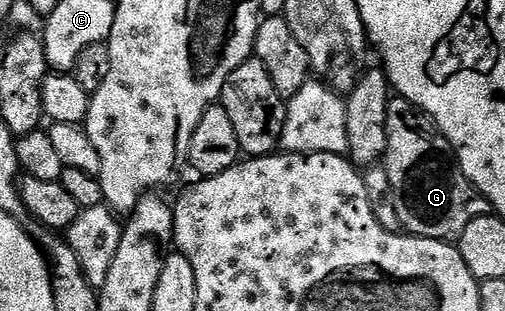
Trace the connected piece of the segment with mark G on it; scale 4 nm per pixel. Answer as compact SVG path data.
M392 97L385 129L385 166L389 185L393 185L393 205L397 205L397 217L401 217L404 232L420 239L457 241L469 221L477 221L477 217L488 214L487 199L467 180L451 143L441 134L434 119L420 107L414 107L402 97Z

